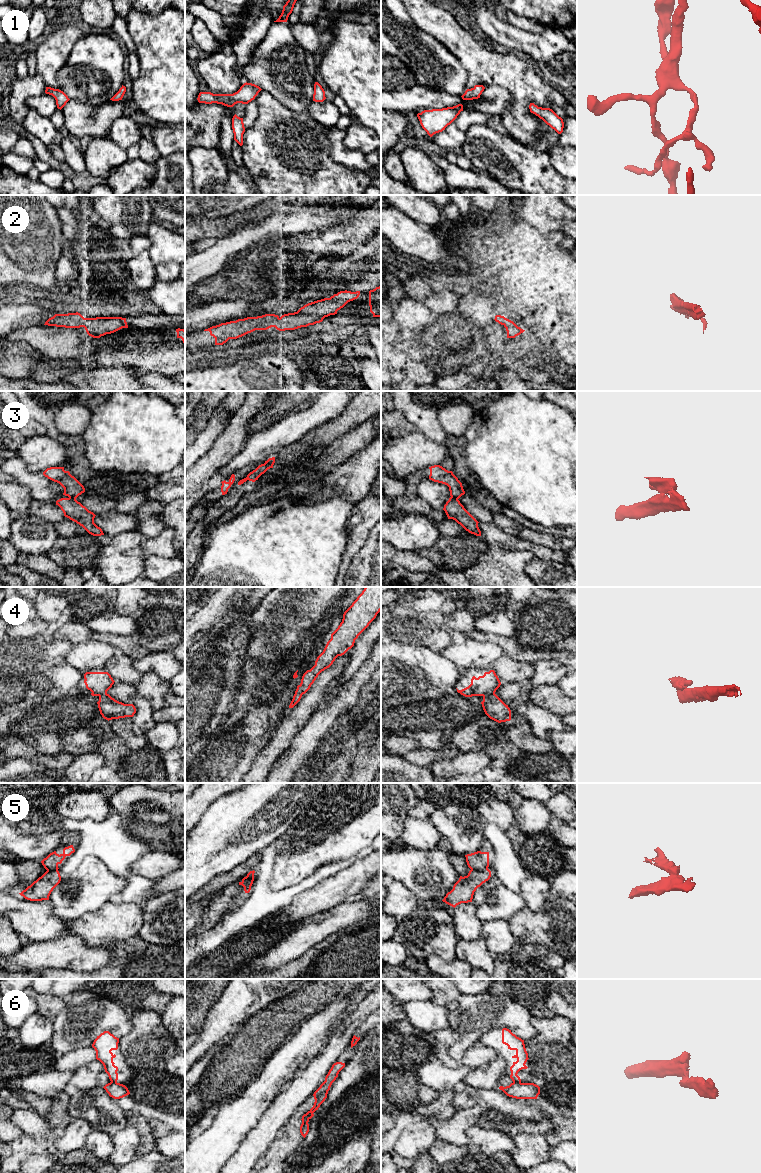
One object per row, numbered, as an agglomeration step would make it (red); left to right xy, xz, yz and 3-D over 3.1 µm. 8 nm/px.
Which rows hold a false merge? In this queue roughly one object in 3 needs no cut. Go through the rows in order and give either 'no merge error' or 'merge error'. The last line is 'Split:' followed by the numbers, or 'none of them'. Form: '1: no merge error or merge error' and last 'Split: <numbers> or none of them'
1: no merge error
2: no merge error
3: merge error
4: merge error
5: merge error
6: merge error
Split: 3, 4, 5, 6

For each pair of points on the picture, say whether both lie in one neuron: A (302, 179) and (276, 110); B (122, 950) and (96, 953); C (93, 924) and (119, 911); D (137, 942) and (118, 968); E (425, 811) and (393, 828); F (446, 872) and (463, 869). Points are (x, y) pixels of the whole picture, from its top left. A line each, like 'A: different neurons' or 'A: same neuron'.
A: same neuron
B: different neurons
C: same neuron
D: same neuron
E: different neurons
F: different neurons

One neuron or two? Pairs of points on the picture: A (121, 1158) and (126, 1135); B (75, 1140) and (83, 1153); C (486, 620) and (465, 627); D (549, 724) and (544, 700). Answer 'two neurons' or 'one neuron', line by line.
A: one neuron
B: two neurons
C: two neurons
D: two neurons

